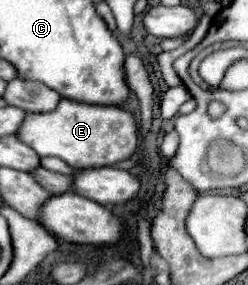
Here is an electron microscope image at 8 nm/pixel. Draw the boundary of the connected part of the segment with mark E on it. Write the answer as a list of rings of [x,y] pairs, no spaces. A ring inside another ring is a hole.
[[[62,99],[60,107],[48,115],[26,115],[18,137],[28,143],[40,157],[60,157],[76,169],[104,167],[128,159],[138,145],[138,125],[130,111],[122,107],[90,105]]]

